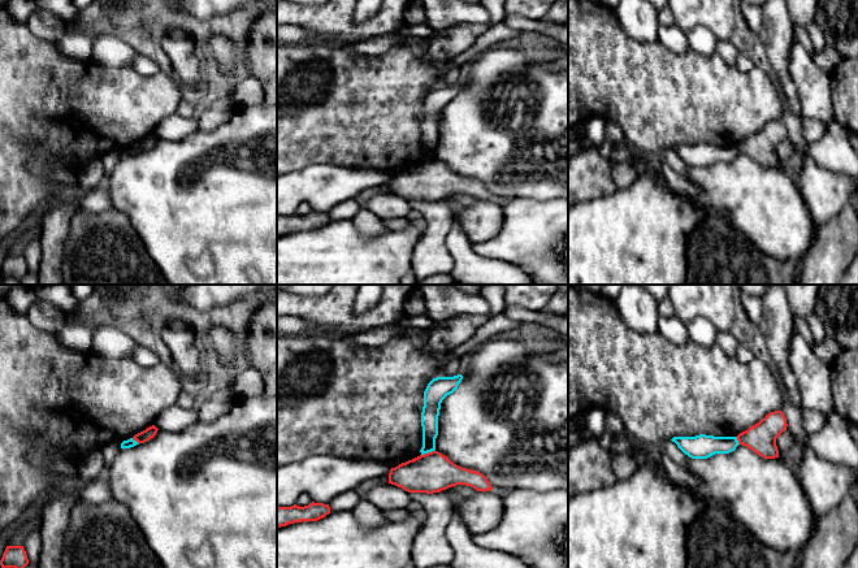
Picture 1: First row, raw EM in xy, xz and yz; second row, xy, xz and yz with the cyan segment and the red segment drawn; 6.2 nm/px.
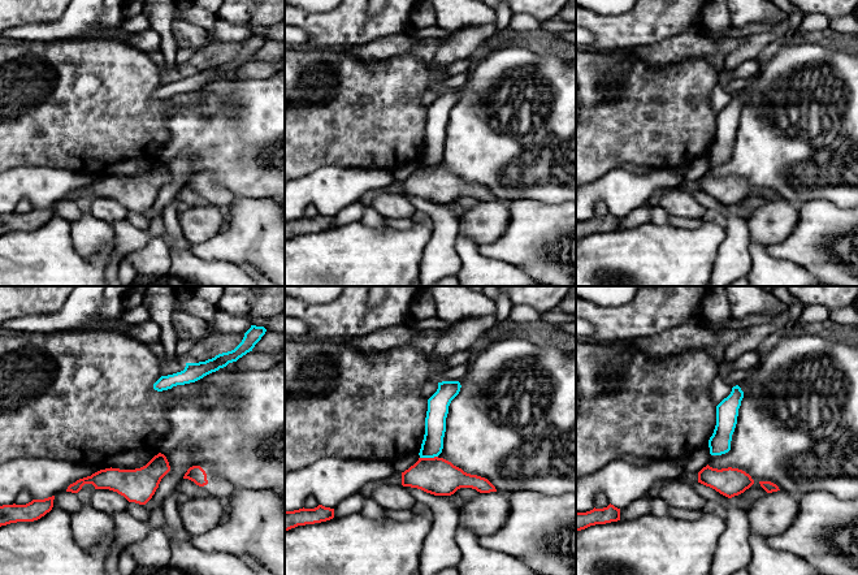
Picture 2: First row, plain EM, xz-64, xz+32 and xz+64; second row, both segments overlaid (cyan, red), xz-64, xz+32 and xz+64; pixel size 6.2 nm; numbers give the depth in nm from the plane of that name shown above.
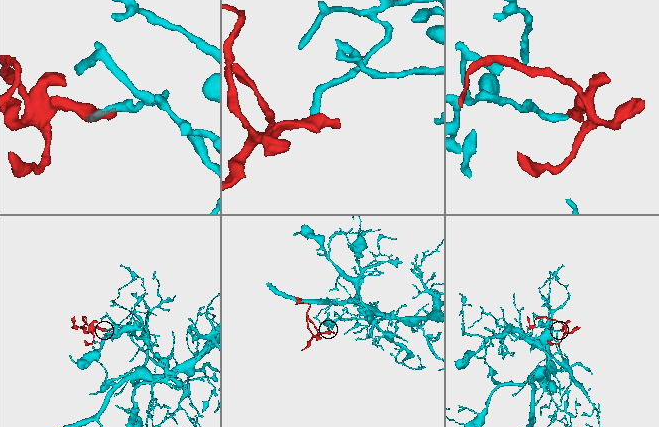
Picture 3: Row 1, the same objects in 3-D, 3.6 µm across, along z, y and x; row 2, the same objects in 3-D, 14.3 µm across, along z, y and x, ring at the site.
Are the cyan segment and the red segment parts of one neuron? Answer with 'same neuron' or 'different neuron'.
different neuron

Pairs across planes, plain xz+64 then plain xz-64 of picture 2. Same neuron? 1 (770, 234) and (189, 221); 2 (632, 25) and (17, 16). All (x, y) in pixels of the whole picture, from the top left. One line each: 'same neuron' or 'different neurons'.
1: same neuron
2: same neuron

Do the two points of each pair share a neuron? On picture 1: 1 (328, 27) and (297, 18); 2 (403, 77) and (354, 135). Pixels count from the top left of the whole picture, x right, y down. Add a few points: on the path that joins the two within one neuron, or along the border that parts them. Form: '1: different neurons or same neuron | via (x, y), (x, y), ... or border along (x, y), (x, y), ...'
1: same neuron | via (320, 20), (304, 18)
2: same neuron | via (389, 91), (359, 121)

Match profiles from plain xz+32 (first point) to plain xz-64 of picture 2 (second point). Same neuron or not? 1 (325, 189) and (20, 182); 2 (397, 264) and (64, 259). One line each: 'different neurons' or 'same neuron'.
1: same neuron
2: same neuron

